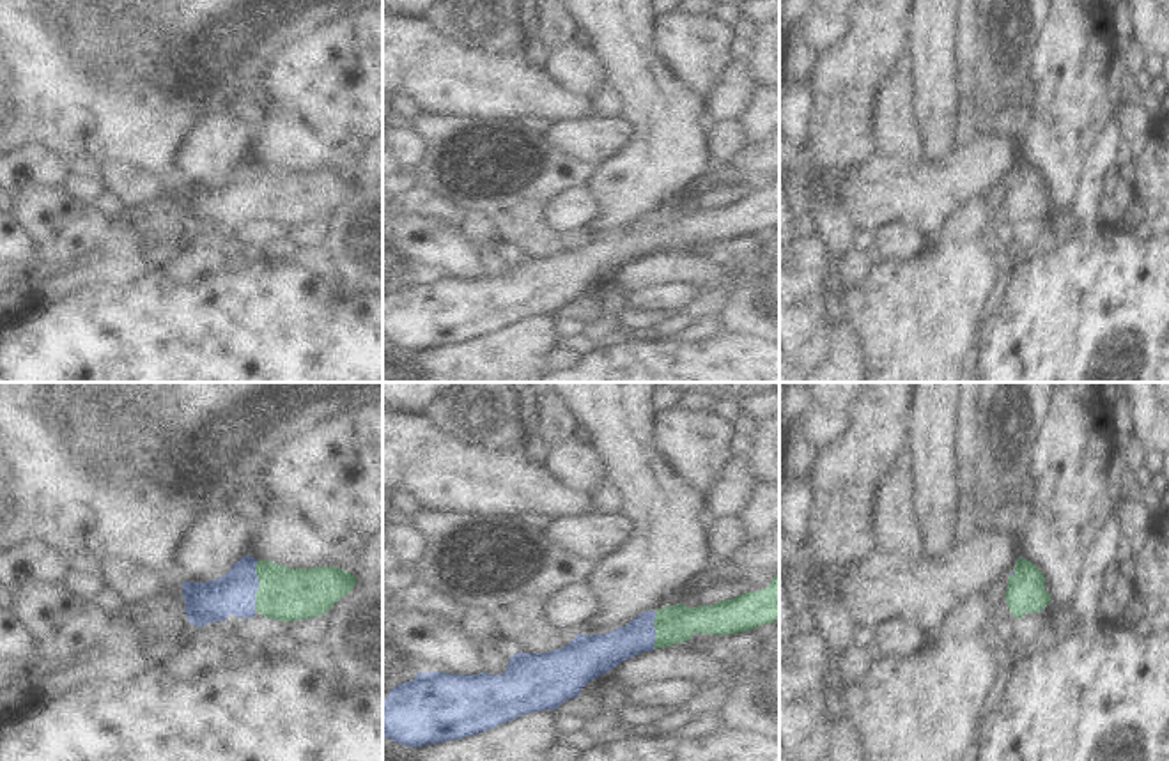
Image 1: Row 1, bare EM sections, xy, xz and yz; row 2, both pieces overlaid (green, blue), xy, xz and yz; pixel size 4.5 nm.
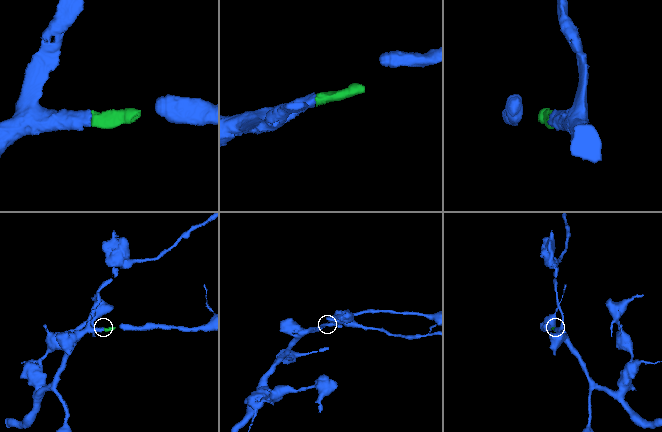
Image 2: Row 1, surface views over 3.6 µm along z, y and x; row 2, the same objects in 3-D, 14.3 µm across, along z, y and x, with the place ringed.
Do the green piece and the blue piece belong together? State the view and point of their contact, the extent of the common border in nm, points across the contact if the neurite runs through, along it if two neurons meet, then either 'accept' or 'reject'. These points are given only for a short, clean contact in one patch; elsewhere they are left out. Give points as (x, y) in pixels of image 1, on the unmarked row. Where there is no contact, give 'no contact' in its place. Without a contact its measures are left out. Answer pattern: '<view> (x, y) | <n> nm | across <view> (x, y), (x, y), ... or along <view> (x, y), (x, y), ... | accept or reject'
xy (259, 190) | 220 nm | across xy (284, 197), (259, 190), (247, 190), (232, 197) | accept

